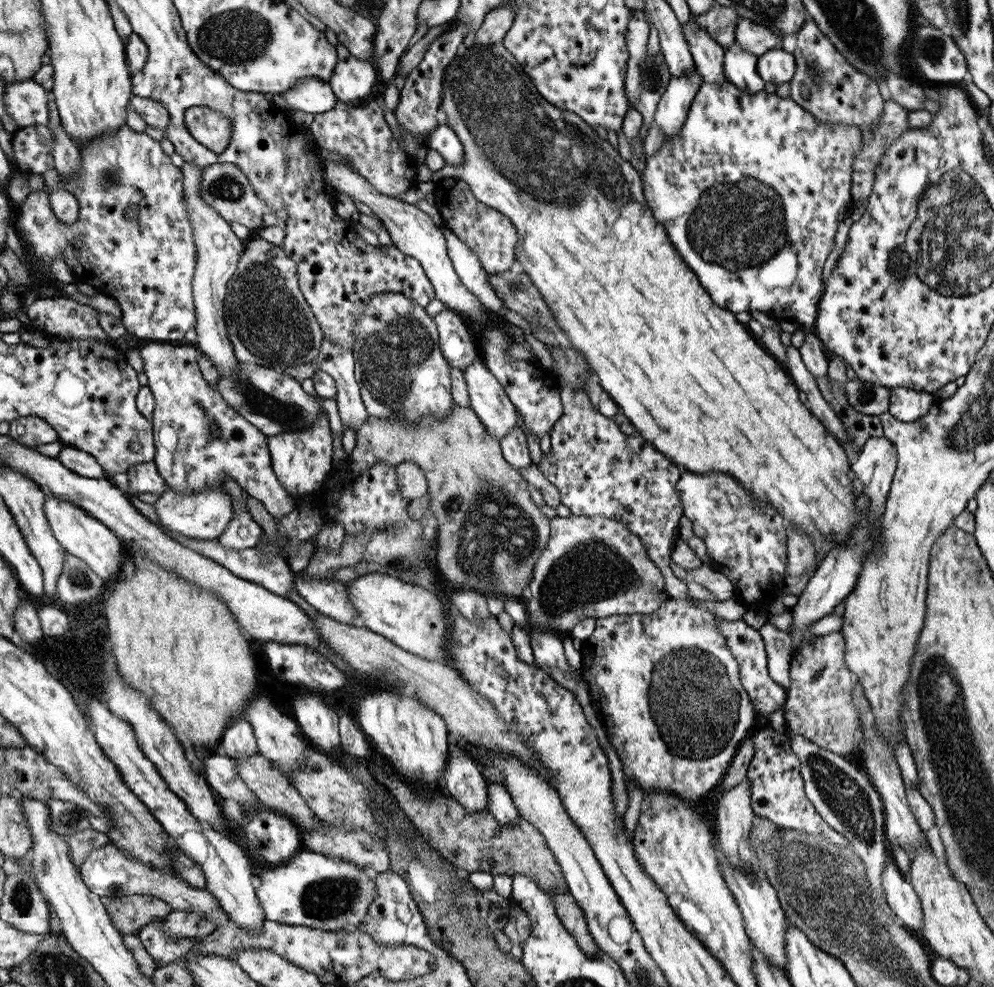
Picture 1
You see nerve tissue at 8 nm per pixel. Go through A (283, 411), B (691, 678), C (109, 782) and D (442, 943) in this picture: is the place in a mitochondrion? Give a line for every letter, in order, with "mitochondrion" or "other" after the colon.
A: mitochondrion
B: mitochondrion
C: other
D: other

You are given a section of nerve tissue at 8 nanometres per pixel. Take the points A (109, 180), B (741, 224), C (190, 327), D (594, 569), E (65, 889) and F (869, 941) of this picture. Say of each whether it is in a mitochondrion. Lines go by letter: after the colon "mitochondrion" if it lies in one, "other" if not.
A: mitochondrion
B: mitochondrion
C: other
D: mitochondrion
E: other
F: mitochondrion

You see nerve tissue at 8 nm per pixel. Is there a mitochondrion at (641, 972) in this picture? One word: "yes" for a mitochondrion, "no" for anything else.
yes

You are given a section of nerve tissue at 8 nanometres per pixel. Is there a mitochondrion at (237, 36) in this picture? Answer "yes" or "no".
yes

